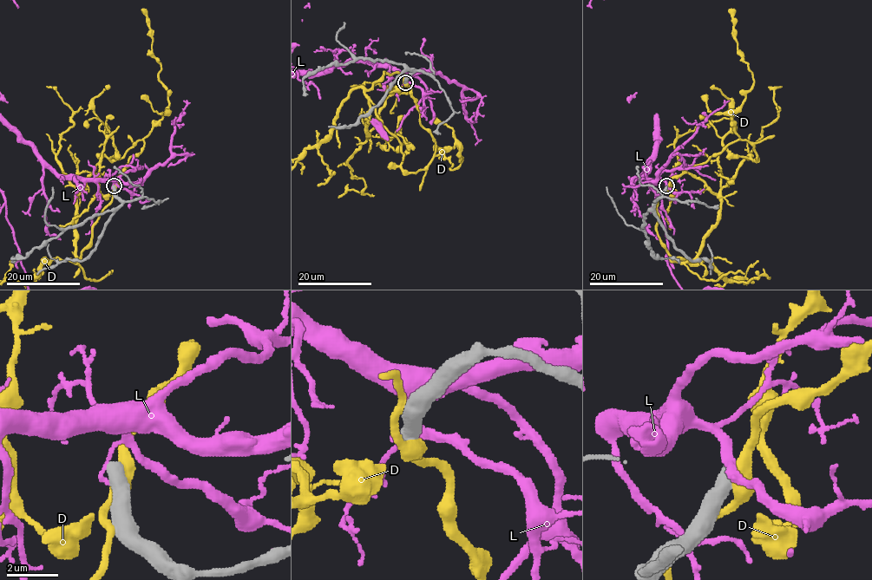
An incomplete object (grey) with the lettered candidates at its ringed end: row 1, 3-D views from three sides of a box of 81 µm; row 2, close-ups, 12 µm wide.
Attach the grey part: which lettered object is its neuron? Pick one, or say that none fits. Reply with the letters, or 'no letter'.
no letter

